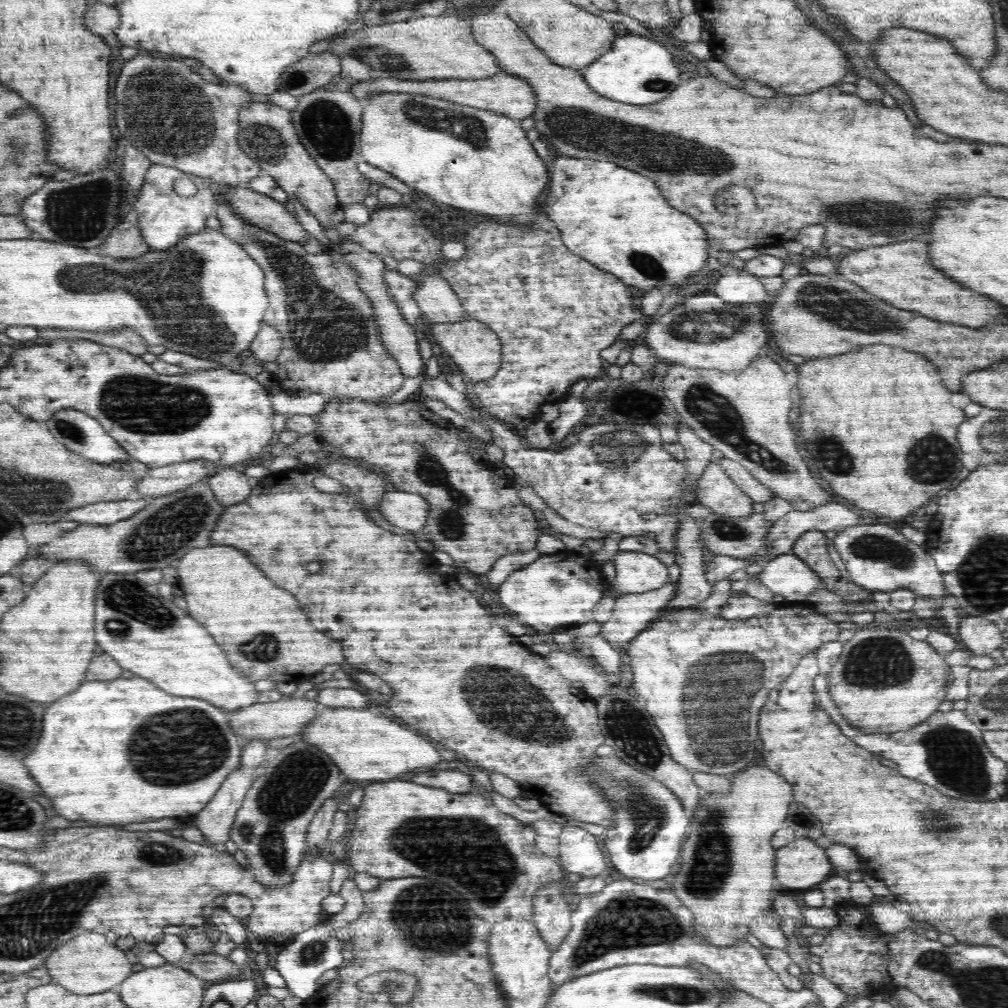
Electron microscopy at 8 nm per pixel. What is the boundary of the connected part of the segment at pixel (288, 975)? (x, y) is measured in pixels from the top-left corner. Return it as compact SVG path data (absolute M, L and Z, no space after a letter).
M322 922L315 927L300 932L294 942L290 942L286 948L277 951L276 969L287 982L287 988L291 994L311 1003L315 1000L317 988L316 980L330 968L342 967L348 960L348 953L344 946L346 941L338 939L332 925Z

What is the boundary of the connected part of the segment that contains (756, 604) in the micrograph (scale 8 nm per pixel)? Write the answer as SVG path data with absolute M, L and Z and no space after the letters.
M731 592L729 601L720 610L718 617L725 618L726 620L748 620L748 618L754 618L754 616L774 613L778 607L774 606L772 602L764 604L747 593L739 596Z

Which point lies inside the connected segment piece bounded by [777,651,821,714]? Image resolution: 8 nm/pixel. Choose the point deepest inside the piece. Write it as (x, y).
(797, 692)

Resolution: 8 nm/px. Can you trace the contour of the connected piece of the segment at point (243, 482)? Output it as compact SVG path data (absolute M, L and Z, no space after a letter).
M232 467L223 468L206 478L214 497L225 507L245 501L251 493L248 476Z

